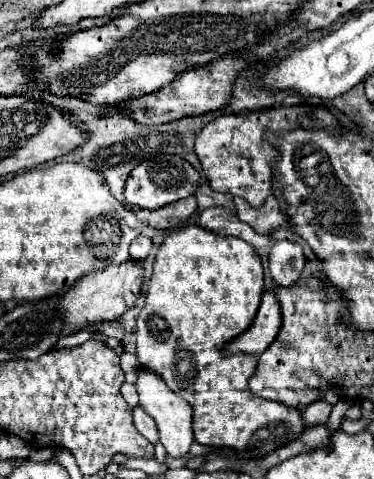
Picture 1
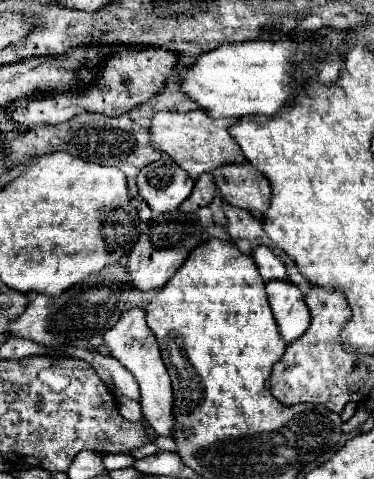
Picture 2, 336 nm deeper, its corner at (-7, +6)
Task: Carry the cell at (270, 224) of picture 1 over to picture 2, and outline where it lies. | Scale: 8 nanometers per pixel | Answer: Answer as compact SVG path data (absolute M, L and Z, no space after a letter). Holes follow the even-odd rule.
M247 160L243 164L225 164L221 168L215 168L213 178L215 178L215 184L217 184L225 202L229 202L237 208L249 210L249 212L257 210L257 212L263 214L267 210L267 204L269 204L269 198L271 198L269 182Z

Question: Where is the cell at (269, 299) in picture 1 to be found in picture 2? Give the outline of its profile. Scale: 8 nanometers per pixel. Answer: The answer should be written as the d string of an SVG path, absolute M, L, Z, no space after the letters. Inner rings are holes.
M271 280L267 282L267 300L273 310L279 332L287 344L305 334L311 316L299 286L289 280Z

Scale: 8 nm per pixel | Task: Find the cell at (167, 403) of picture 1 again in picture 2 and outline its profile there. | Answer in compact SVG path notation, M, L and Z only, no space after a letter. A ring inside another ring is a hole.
M141 308L125 310L123 316L119 318L119 322L109 332L105 332L103 338L105 338L105 346L109 348L111 356L117 358L139 382L139 388L141 388L141 400L139 402L143 406L145 420L153 426L153 430L159 436L171 436L171 432L173 432L171 428L175 422L175 418L171 414L171 408L173 408L171 380L169 380L169 374L167 374L163 360L161 360L161 352L159 352L155 334L151 332L151 328L147 328L145 310L141 310Z

